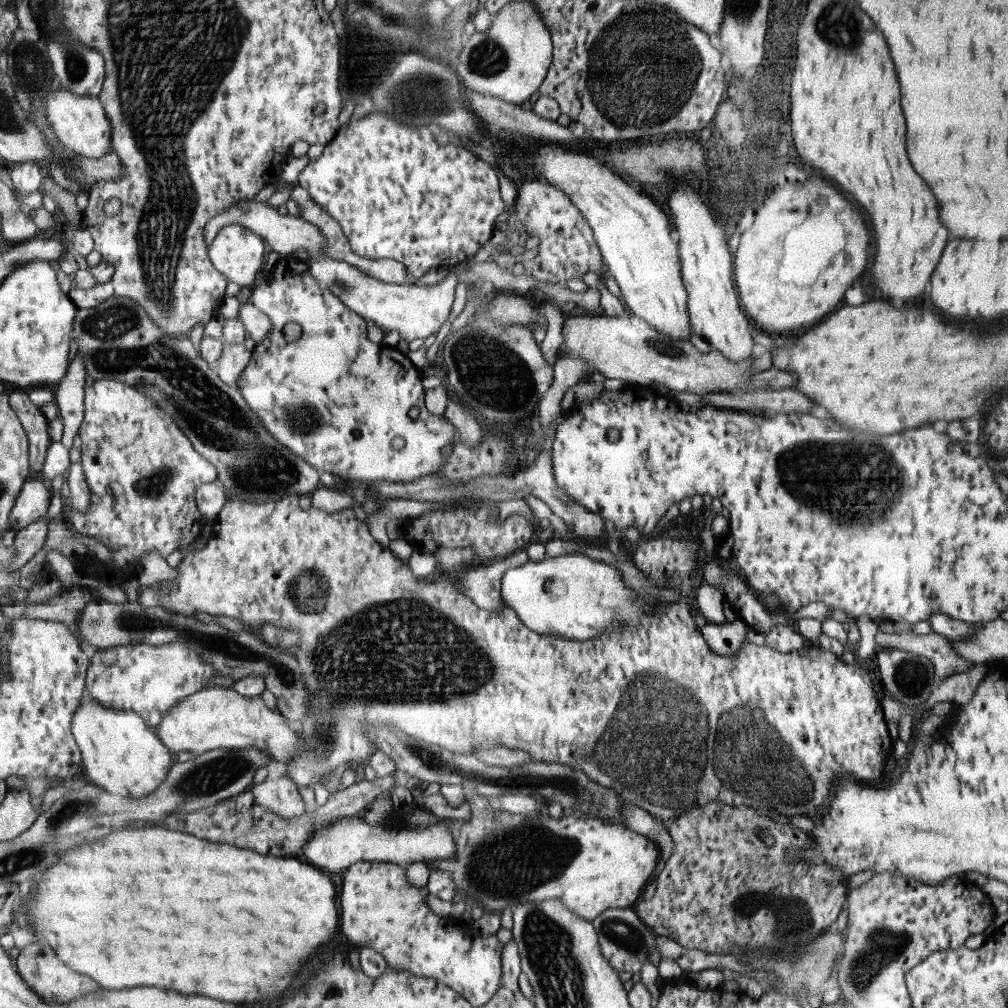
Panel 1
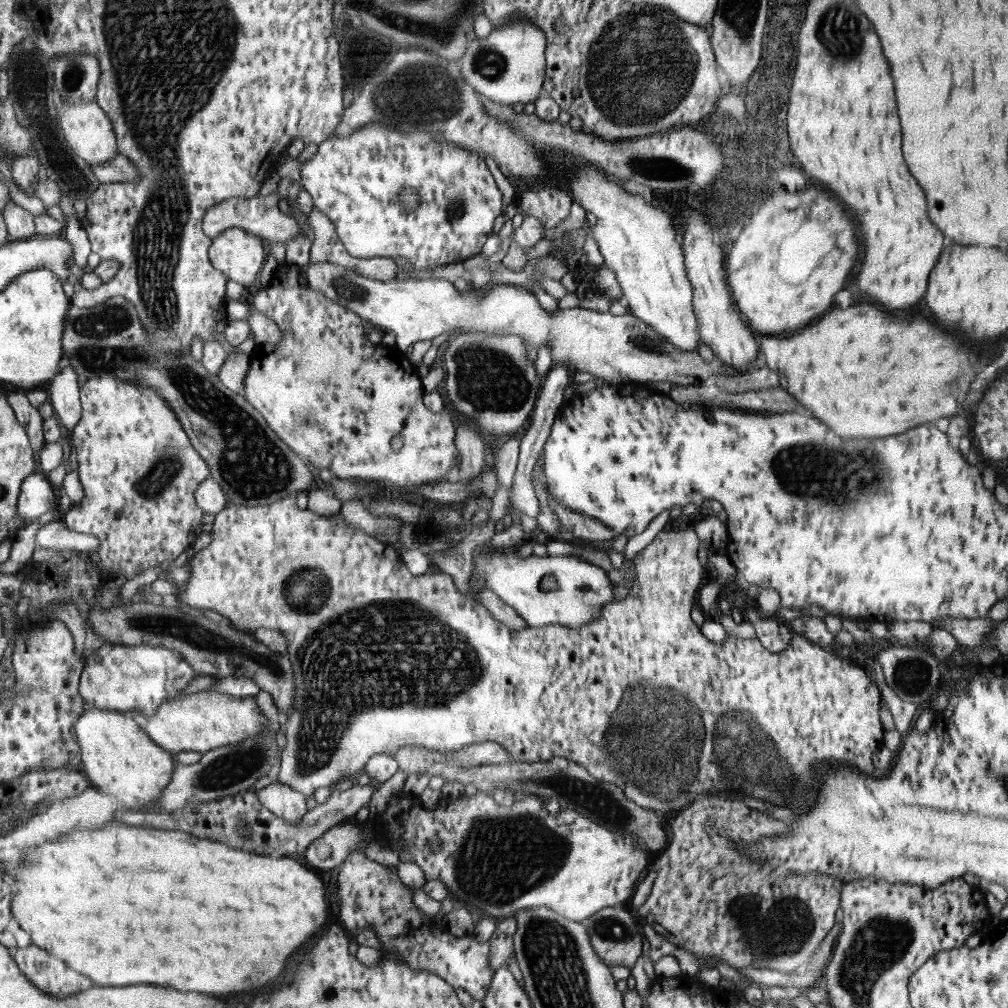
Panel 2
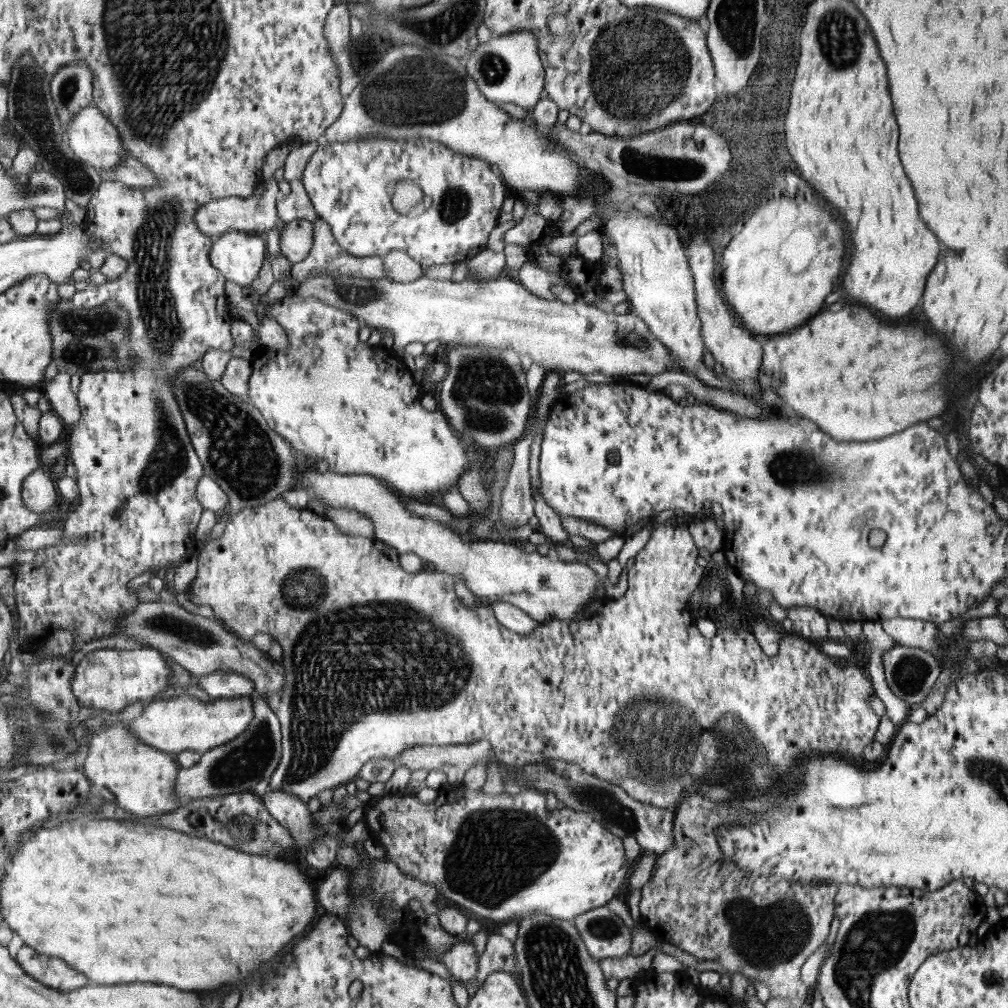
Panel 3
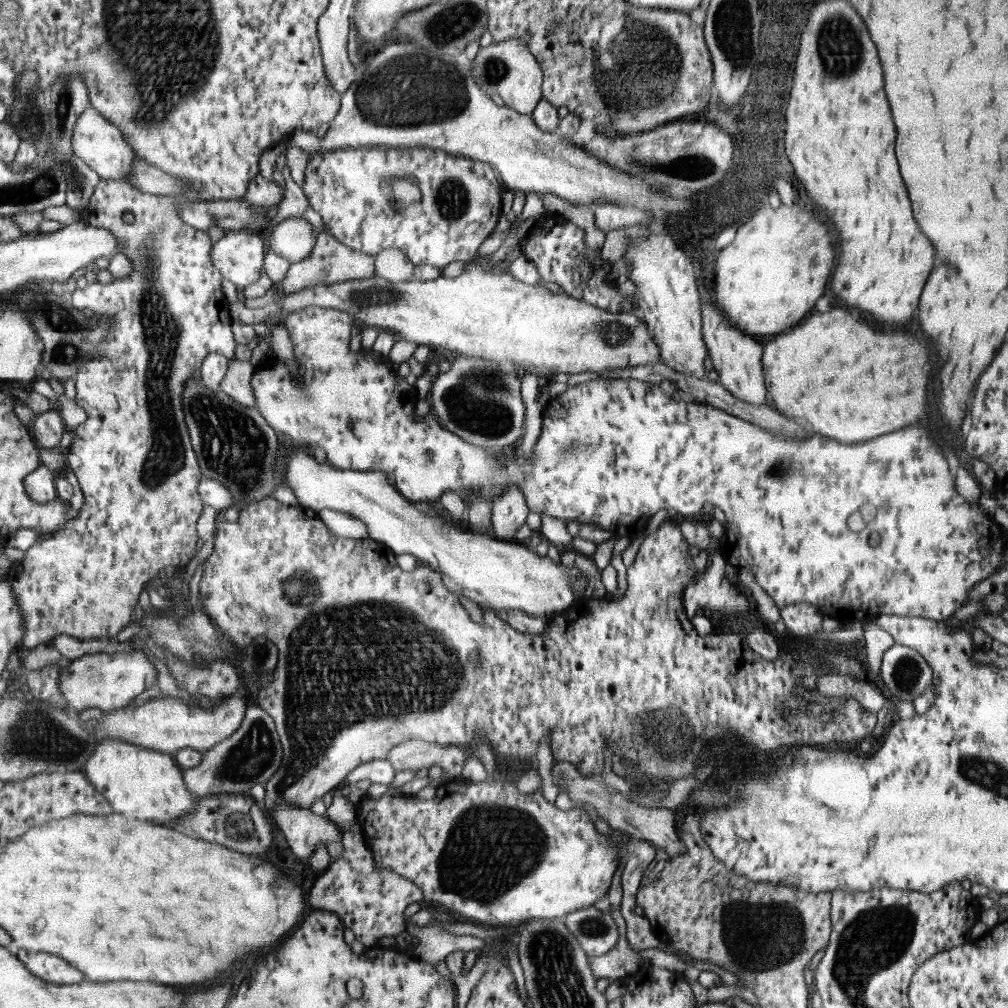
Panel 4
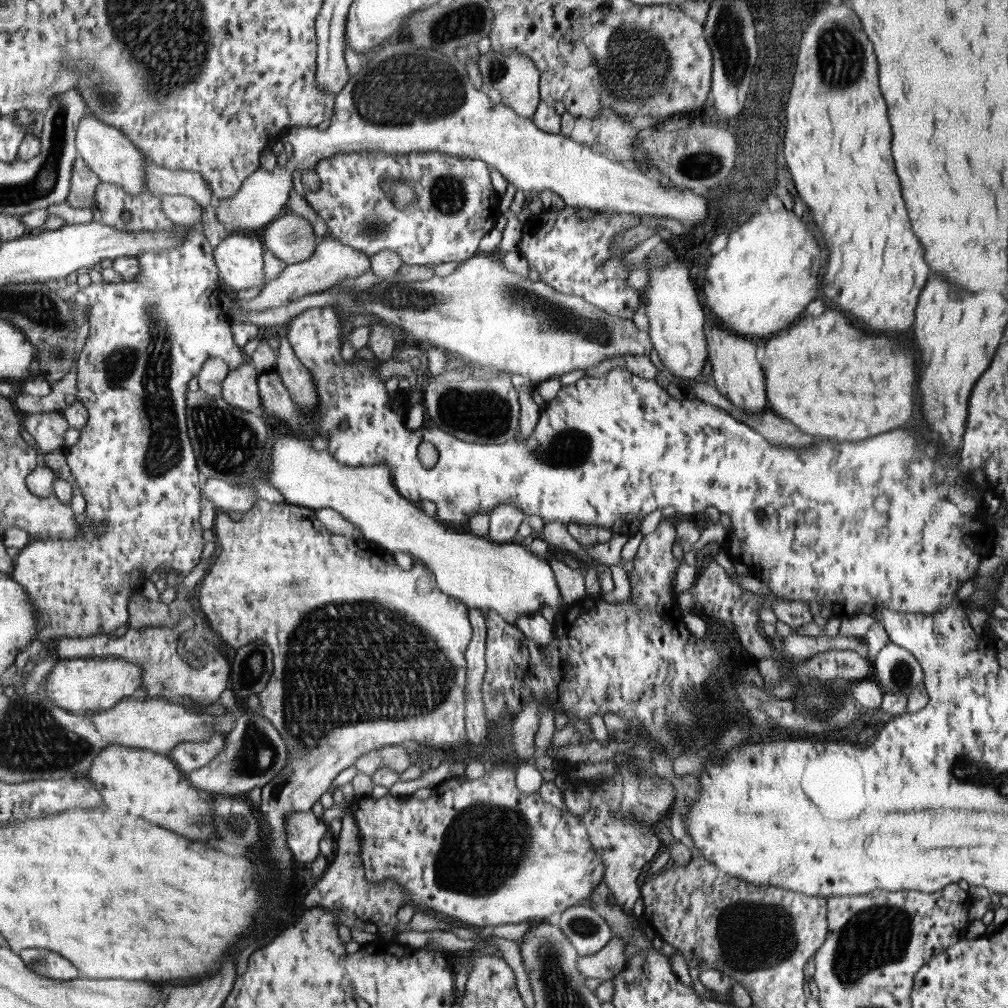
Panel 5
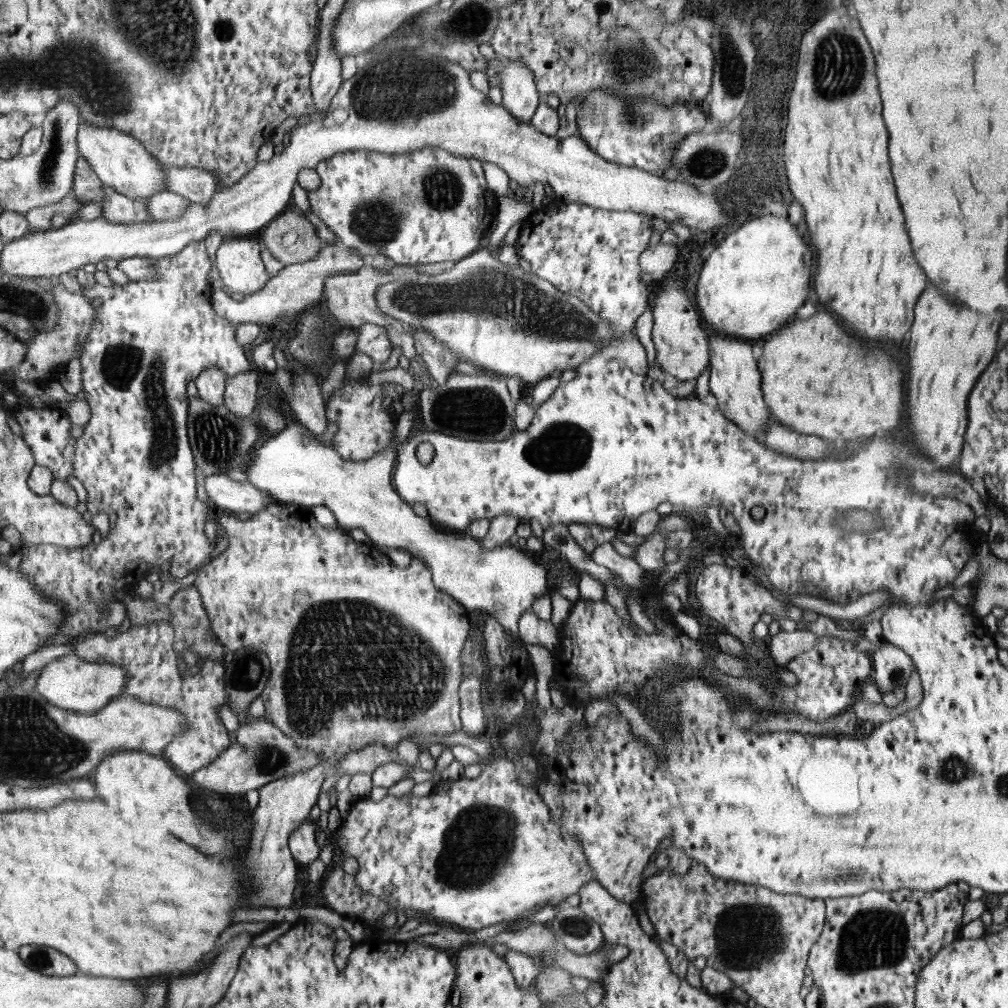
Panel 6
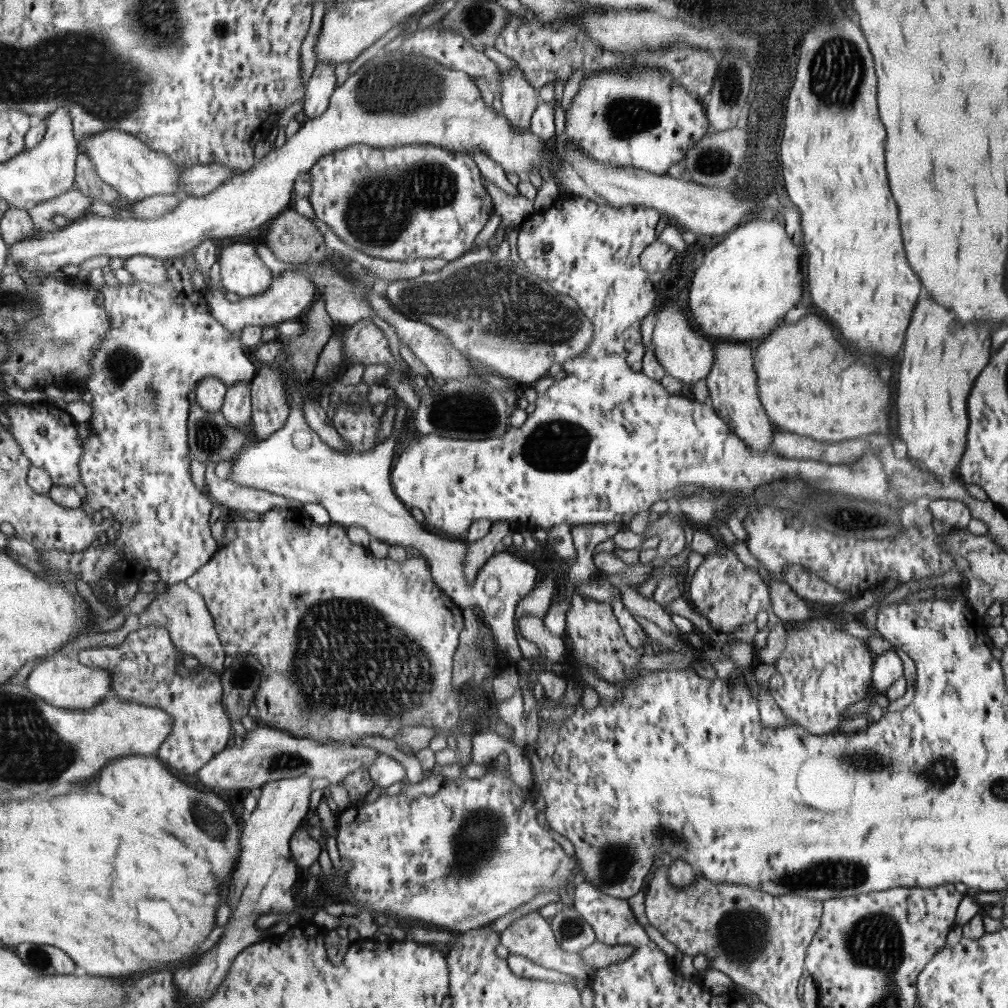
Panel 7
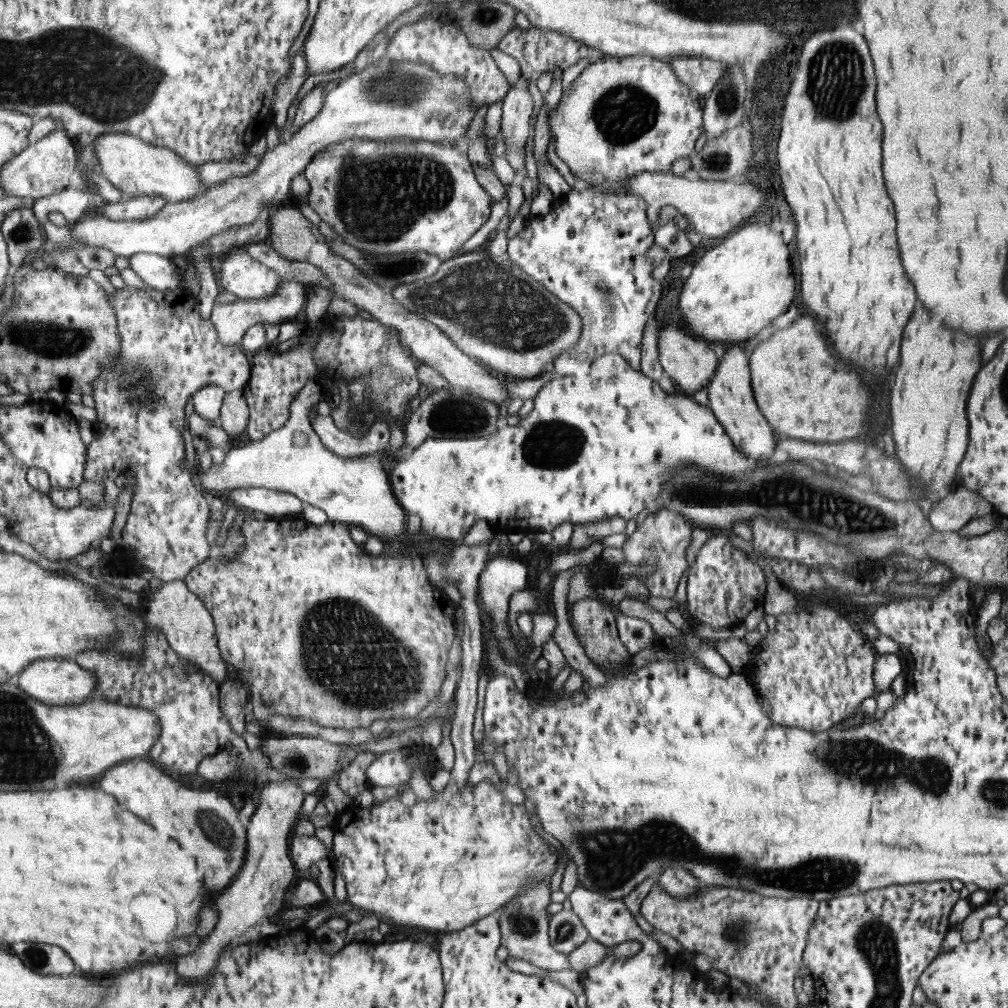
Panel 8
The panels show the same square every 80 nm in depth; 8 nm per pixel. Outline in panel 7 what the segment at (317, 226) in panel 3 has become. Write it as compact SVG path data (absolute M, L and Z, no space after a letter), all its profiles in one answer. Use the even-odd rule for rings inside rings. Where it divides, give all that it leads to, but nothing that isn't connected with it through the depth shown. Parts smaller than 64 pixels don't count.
M212 265L210 268L209 279L213 286L208 286L206 281L206 297L207 302L210 304L210 312L212 316L216 316L216 320L220 321L224 326L236 336L244 328L253 327L270 327L278 325L284 321L293 321L296 317L300 316L308 306L318 297L317 287L314 282L310 280L308 274L295 273L294 270L288 270L284 274L276 275L276 280L271 287L268 287L266 292L242 298L240 302L230 303L226 300L226 290L222 287L222 280L220 278L220 265Z

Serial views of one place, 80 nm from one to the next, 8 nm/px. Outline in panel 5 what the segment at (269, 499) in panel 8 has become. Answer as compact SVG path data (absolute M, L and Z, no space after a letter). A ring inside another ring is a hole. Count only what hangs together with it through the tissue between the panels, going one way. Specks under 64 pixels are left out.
M208 478L204 482L203 493L214 504L216 510L221 512L235 510L245 513L259 498L252 487L229 484L219 478Z

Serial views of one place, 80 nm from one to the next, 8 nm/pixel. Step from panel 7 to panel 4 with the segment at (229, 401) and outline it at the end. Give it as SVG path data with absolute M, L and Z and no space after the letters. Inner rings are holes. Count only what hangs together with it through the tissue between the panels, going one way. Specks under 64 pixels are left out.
M236 357L229 360L228 370L221 383L221 389L236 402L255 407L252 376L256 367L250 361L240 361Z

